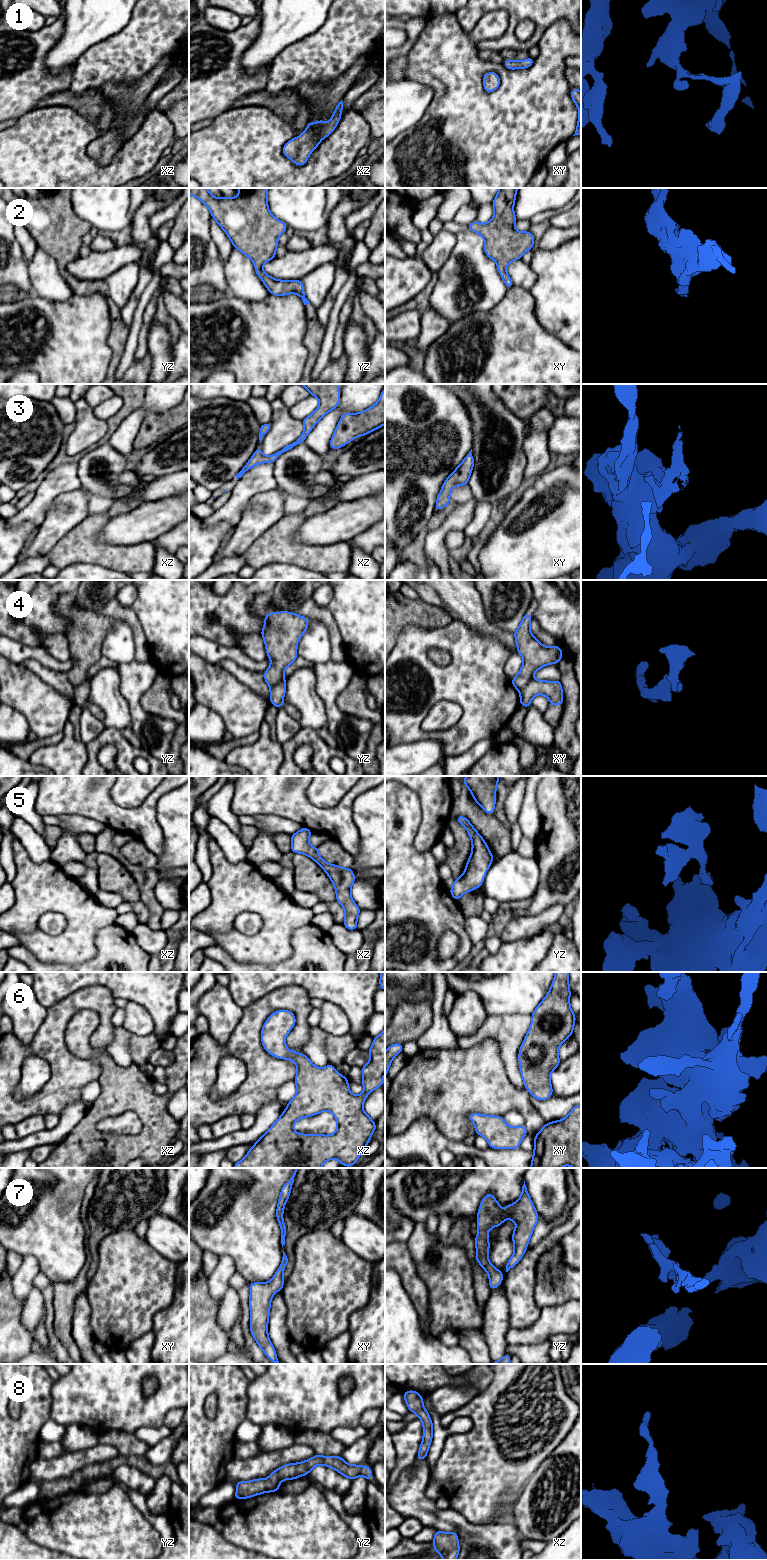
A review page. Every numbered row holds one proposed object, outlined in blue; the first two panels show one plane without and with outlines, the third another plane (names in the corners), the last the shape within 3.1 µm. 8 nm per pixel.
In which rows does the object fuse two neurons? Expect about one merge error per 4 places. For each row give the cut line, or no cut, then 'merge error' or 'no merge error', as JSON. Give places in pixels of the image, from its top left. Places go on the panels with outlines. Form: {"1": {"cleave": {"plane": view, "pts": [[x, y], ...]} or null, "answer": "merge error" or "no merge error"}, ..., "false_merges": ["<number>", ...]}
{"1": {"cleave": null, "answer": "no merge error"}, "2": {"cleave": null, "answer": "no merge error"}, "3": {"cleave": null, "answer": "no merge error"}, "4": {"cleave": {"plane": "yz", "pts": [[284, 681], [278, 682], [270, 688]]}, "answer": "merge error"}, "5": {"cleave": null, "answer": "no merge error"}, "6": {"cleave": null, "answer": "no merge error"}, "7": {"cleave": null, "answer": "no merge error"}, "8": {"cleave": null, "answer": "no merge error"}, "false_merges": ["4"]}

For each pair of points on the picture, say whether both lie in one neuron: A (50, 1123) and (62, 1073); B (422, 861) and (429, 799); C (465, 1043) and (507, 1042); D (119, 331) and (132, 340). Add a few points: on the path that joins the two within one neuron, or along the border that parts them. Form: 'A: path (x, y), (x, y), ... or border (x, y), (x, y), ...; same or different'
A: border (58, 1115), (47, 1114), (44, 1117); different
B: border (419, 828), (414, 847), (419, 851), (429, 851); different
C: path (475, 1038), (482, 1034), (497, 1034); same
D: border (129, 330), (124, 353), (120, 359); different

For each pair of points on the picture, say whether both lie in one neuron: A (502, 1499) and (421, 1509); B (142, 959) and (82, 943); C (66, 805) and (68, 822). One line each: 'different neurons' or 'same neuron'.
A: different neurons
B: different neurons
C: different neurons

